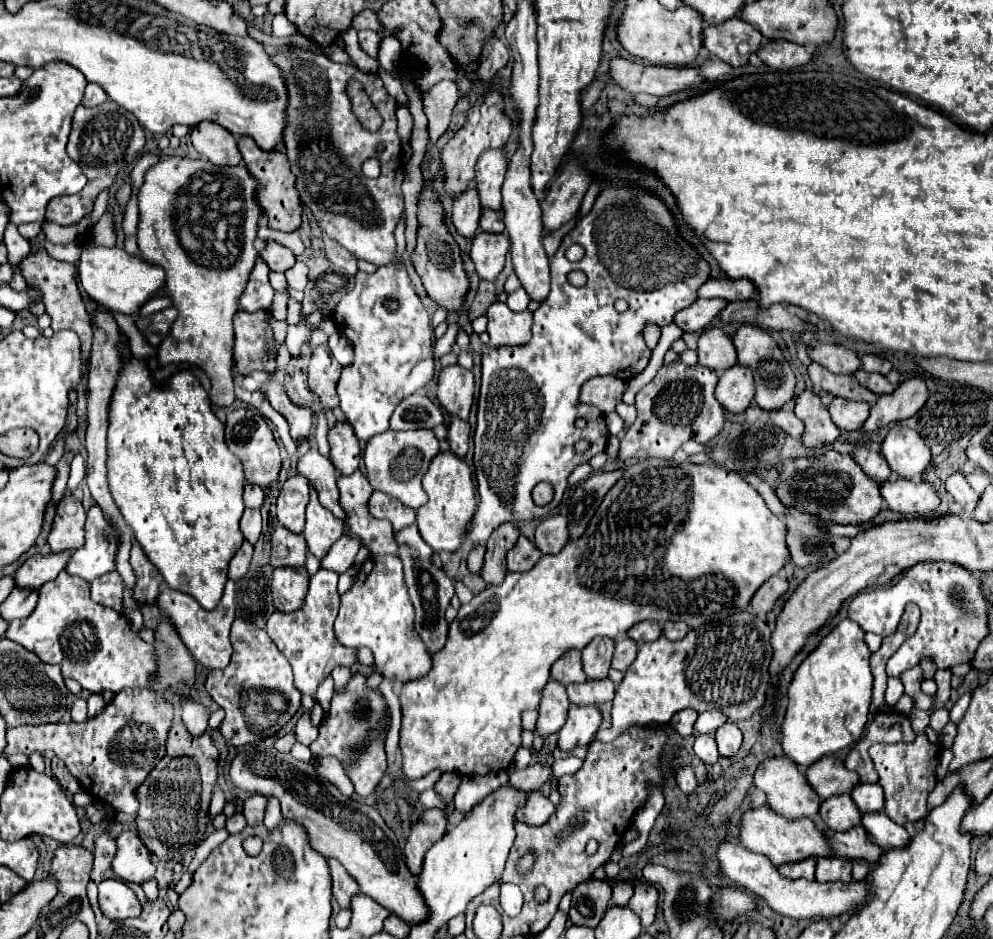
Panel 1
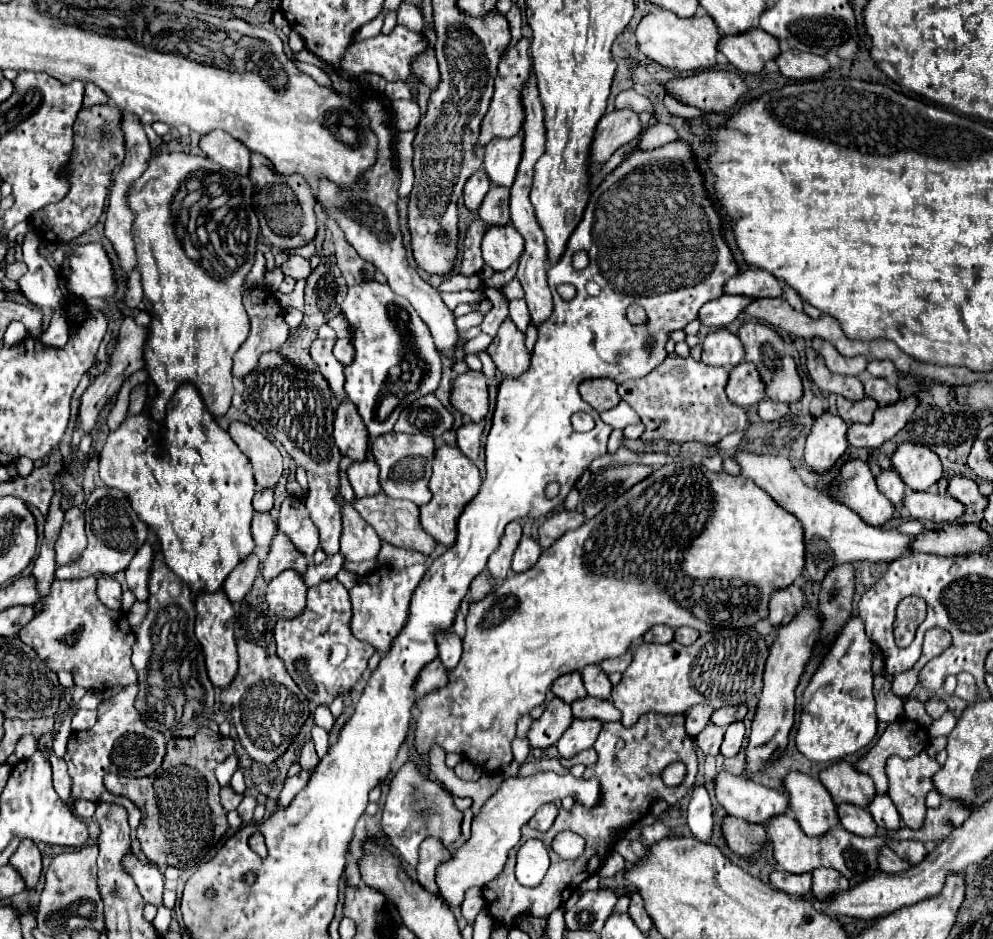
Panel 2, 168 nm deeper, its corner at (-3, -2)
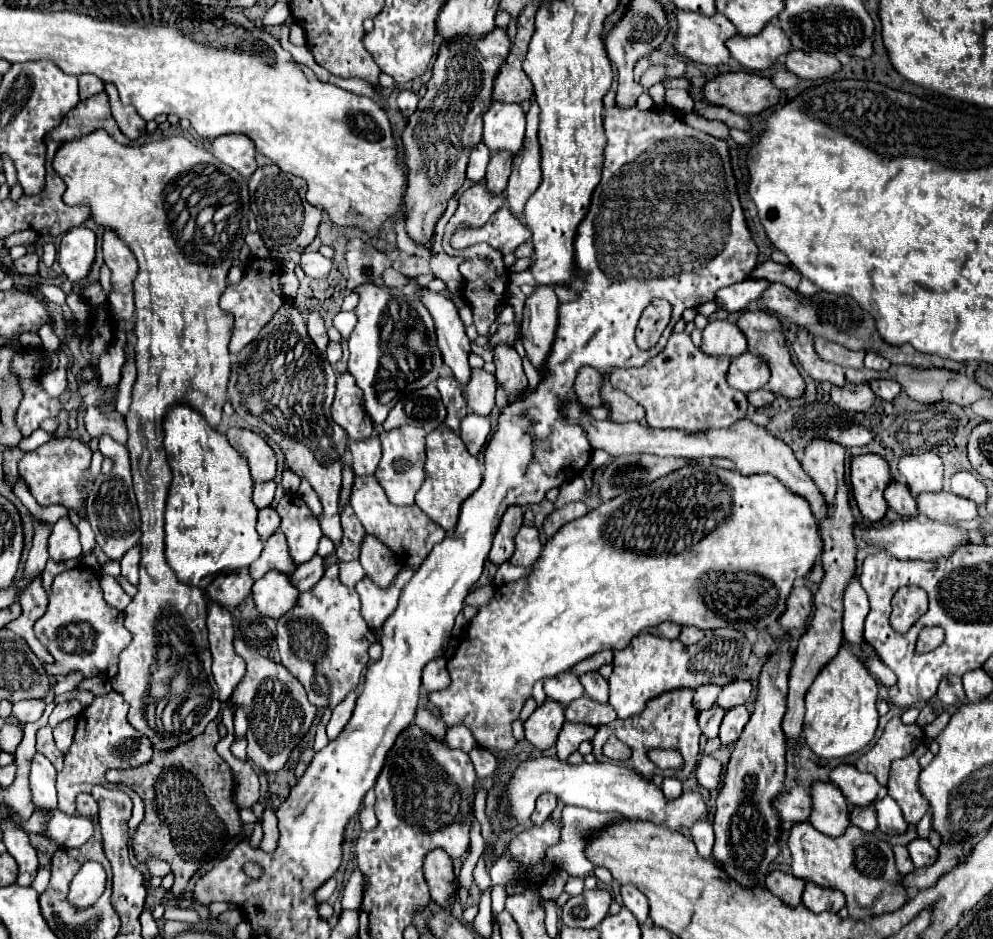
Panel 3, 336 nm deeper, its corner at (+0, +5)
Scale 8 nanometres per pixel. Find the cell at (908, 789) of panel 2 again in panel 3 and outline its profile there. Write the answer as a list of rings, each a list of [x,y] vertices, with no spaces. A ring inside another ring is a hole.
[[[918,753],[892,761],[888,795],[892,795],[894,801],[900,805],[906,823],[914,823],[914,825],[928,811],[928,801],[918,791],[918,775],[920,775]]]

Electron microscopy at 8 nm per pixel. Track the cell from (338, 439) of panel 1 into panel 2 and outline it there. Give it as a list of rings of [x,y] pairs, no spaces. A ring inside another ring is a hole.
[[[341,402],[335,410],[335,444],[351,462],[363,462],[367,456],[367,428],[351,402]]]

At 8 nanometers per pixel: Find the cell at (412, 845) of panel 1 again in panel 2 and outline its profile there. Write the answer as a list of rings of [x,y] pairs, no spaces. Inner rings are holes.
[[[427,838],[423,840],[421,848],[419,848],[419,864],[417,864],[417,880],[419,884],[423,884],[429,892],[437,894],[437,884],[435,884],[435,870],[441,862],[449,860],[451,852],[447,848],[443,848],[441,840],[435,838]]]

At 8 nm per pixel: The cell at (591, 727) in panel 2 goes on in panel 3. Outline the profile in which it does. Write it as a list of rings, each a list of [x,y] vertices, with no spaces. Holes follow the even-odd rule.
[[[564,723],[558,741],[556,741],[556,749],[558,749],[558,759],[566,761],[574,751],[578,751],[580,743],[586,739],[592,739],[596,735],[596,729],[592,725],[584,725],[584,723]]]

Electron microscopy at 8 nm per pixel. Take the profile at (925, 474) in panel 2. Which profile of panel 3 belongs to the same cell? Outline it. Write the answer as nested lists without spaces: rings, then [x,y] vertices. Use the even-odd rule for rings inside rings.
[[[936,453],[922,455],[906,455],[898,465],[900,473],[908,481],[908,489],[914,497],[924,491],[940,491],[942,489],[942,459]]]

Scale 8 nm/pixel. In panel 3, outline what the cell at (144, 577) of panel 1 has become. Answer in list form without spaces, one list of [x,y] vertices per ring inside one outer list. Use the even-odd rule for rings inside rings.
[[[136,545],[136,547],[132,547],[132,549],[122,557],[122,561],[120,561],[122,575],[124,575],[130,583],[134,583],[134,585],[138,585],[138,563],[140,563],[140,547]]]

